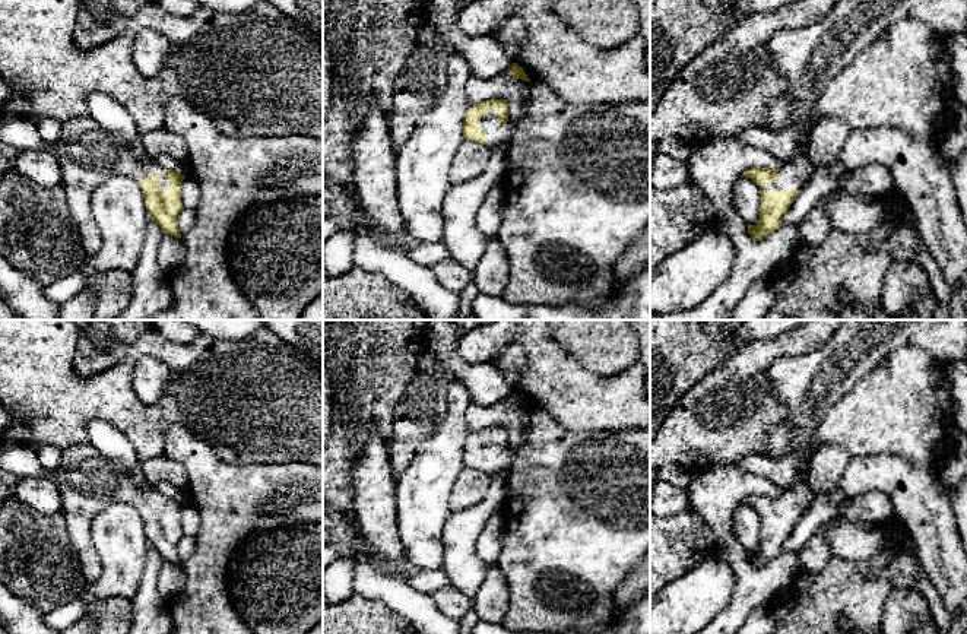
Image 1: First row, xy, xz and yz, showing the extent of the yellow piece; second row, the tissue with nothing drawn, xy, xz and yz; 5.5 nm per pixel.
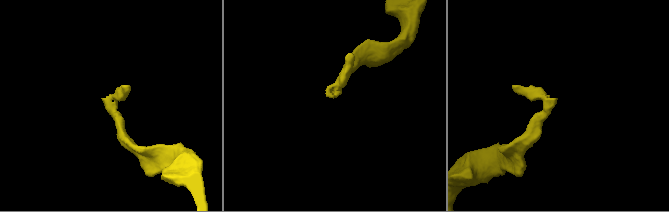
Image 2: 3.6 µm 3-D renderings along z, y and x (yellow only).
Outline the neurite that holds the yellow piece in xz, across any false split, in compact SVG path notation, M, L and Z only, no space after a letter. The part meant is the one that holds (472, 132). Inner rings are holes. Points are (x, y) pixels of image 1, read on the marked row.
M489 99L469 107L463 121L466 140L482 143L491 149L508 143L511 123L508 121L508 104L505 99Z

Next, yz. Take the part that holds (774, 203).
M798 152L793 158L783 161L779 169L751 168L742 174L758 186L761 196L760 221L757 225L748 225L752 240L767 238L781 226L783 215L814 169L808 152Z

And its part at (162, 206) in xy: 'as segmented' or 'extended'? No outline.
extended

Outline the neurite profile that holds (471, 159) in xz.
M465 139L450 167L451 184L462 184L481 175L488 167L489 155L489 146Z

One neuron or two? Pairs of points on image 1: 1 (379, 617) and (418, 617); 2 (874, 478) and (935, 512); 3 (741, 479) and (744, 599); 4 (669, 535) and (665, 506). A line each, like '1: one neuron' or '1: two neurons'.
1: two neurons
2: one neuron
3: one neuron
4: two neurons

